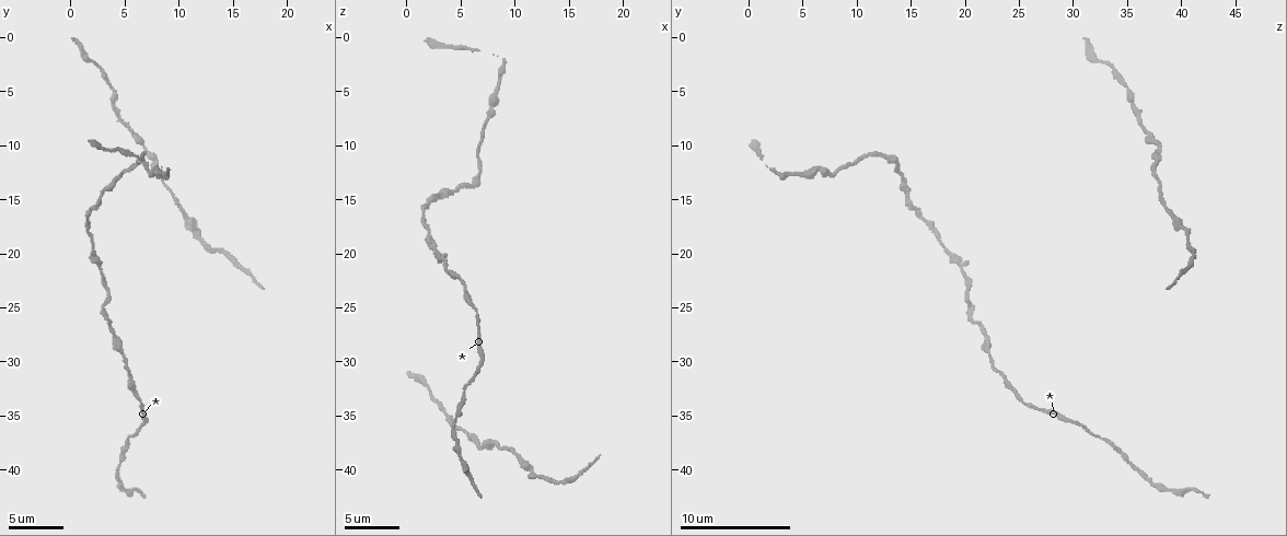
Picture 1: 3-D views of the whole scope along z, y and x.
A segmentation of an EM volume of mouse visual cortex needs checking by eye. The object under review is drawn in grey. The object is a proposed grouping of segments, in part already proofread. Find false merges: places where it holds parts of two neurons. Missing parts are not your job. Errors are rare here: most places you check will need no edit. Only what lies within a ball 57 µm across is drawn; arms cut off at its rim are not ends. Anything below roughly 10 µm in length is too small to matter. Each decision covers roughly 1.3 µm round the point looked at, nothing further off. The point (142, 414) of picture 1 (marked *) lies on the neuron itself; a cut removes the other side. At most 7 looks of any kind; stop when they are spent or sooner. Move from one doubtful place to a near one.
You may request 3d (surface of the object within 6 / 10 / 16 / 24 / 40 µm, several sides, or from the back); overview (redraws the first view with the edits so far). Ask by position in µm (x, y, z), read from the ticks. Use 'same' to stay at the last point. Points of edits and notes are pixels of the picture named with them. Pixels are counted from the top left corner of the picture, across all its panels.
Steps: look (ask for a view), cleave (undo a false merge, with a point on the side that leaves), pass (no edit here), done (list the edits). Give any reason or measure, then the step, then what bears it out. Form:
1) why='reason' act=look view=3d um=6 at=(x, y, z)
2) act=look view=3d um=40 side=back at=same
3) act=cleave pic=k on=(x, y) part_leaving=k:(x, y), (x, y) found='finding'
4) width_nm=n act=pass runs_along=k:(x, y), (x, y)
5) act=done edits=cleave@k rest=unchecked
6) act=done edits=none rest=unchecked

why='thick turns thin' act=look view=3d um=16 at=(4.2, 27.8, 22.0)

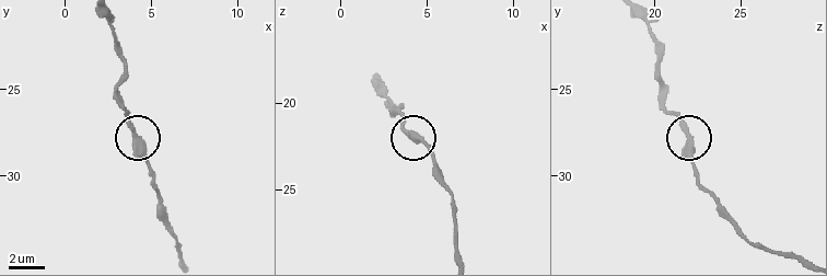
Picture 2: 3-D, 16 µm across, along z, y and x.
act=pass runs_along=2:(785, 257), (755, 245), (702, 183), (687, 130), (660, 101) found='all the same neuron'

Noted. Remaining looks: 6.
why='narrows sharply' act=look view=3d um=16 at=(3.6, 24.0, 20.2)

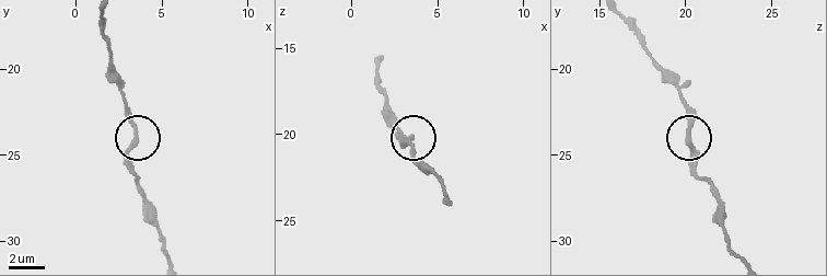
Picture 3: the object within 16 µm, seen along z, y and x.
act=pass runs_along=3:(742, 257), (731, 244), (723, 205), (695, 170), (685, 101) found='all the same neuron'

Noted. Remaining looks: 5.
why='sudden change in width' act=look view=3d um=10 at=(6.6, 11.0, 12.2)

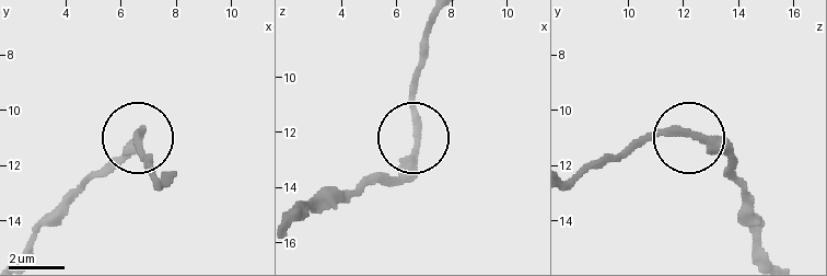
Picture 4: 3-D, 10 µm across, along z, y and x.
act=pass found='one neuron here'

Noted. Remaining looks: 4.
act=done edits=none rest=unchecked

